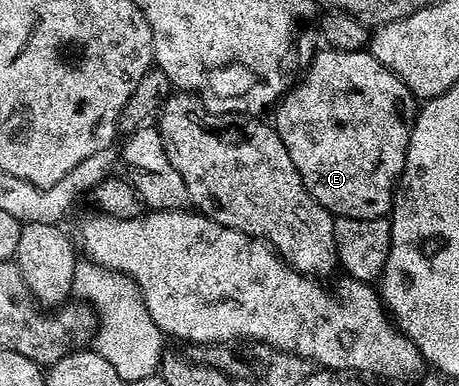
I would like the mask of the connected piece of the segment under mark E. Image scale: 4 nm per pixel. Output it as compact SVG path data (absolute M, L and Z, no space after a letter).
M326 47L314 55L312 62L305 69L300 80L277 101L275 113L275 127L283 146L287 146L287 154L291 154L291 162L295 162L295 170L299 170L299 178L307 186L307 190L324 206L332 212L334 217L350 216L351 218L379 218L388 217L393 210L393 201L399 192L401 182L401 171L405 169L405 159L409 149L409 135L413 132L413 121L416 120L419 111L419 101L413 95L412 90L399 79L393 71L383 62L374 58L373 53L368 50L360 52L337 52L333 48Z

